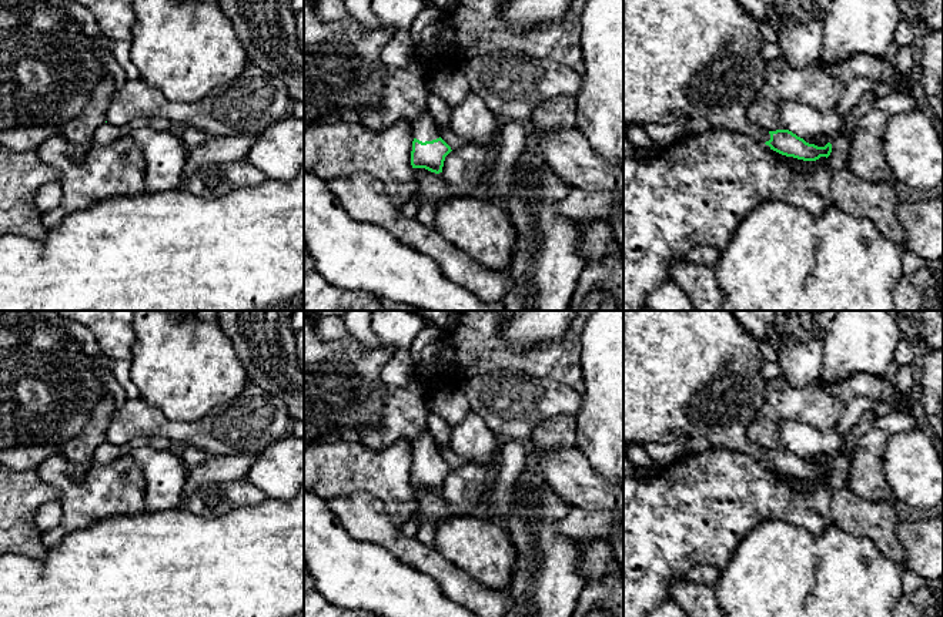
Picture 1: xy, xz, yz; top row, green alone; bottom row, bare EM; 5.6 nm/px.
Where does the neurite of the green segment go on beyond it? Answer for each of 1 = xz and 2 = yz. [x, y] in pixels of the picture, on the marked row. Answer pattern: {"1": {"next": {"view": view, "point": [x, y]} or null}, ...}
{"1": {"next": {"view": "xz", "point": [425, 128]}}, "2": {"next": {"view": "yz", "point": [682, 59]}}}

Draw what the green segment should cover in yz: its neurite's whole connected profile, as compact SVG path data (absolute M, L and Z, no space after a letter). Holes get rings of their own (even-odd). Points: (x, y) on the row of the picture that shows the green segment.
M623 0L623 125L708 118L710 128L746 134L782 155L803 161L827 158L830 142L817 147L789 130L768 133L749 121L746 111L766 81L763 44L758 21L736 0Z

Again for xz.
M424 111L412 124L414 141L411 151L412 168L425 168L431 172L442 172L445 157L452 151L439 137L432 114Z

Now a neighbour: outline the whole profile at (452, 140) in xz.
M449 125L445 128L438 127L438 131L439 137L451 147L452 151L461 148L467 142L465 138L454 134Z

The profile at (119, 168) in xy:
M53 135L37 148L37 154L43 162L61 171L63 198L54 209L41 214L46 229L58 227L68 215L100 201L123 195L137 195L146 191L144 152L131 135L118 137L107 145L94 142L83 161L74 161L68 154L68 147L70 144L64 137Z

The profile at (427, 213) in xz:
M437 204L421 205L419 212L417 214L415 219L424 225L434 227L435 212L437 212Z

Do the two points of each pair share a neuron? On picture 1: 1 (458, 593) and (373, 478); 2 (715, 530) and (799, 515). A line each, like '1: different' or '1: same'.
1: different
2: same

